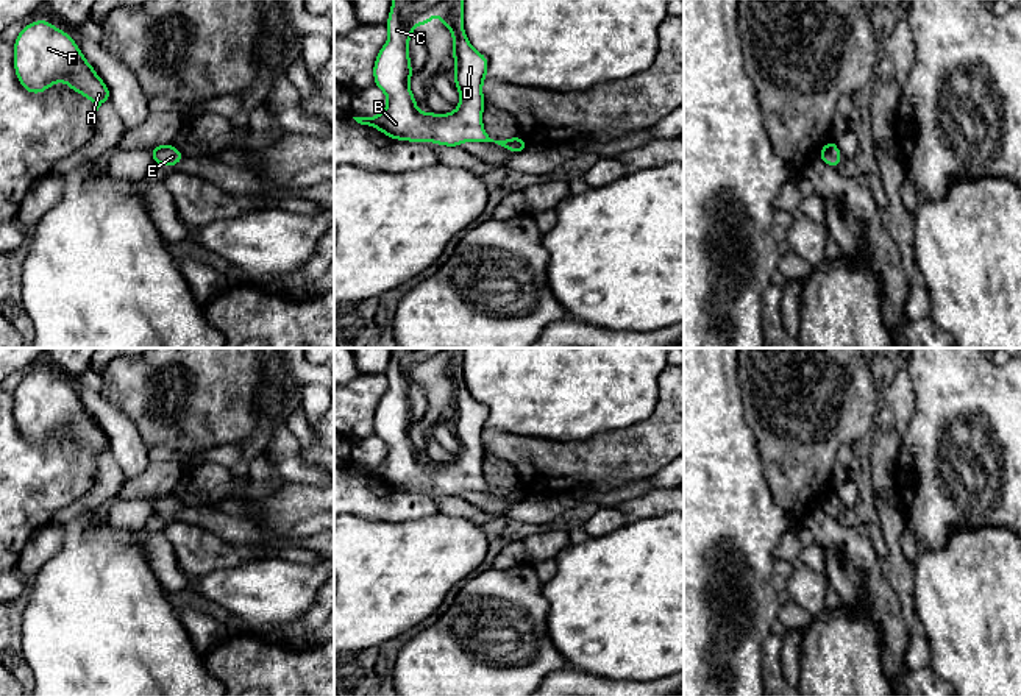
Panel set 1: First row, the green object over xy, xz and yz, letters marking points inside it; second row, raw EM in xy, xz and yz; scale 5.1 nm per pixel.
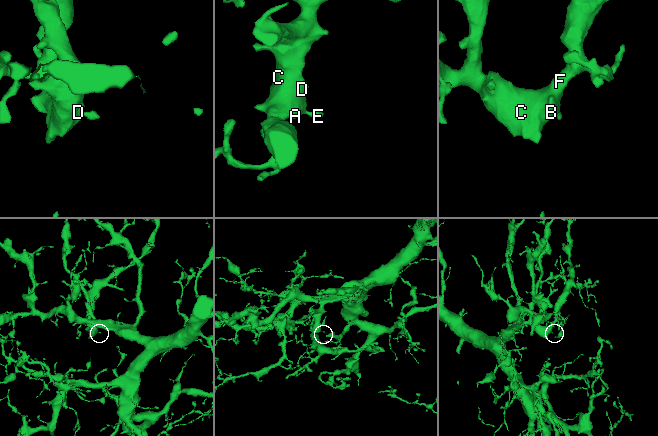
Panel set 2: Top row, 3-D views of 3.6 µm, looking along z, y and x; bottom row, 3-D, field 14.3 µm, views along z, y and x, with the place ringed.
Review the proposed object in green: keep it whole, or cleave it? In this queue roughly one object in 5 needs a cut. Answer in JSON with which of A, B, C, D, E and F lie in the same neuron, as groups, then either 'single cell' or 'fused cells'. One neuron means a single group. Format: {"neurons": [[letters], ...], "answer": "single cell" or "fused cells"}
{"neurons": [["A", "B", "C", "D", "E", "F"]], "answer": "single cell"}

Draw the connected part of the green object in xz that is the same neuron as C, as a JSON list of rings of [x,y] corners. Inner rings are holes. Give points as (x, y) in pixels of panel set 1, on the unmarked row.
[[[392,348],[386,371],[389,389],[381,396],[375,415],[375,435],[387,446],[387,456],[379,465],[353,467],[358,473],[373,476],[395,490],[423,492],[459,496],[462,492],[486,492],[512,502],[521,502],[529,495],[520,487],[493,488],[482,476],[482,432],[489,409],[475,399],[464,381],[464,348]],[[437,365],[453,382],[453,424],[461,449],[457,459],[448,463],[420,462],[409,437],[414,423],[409,407],[409,389],[415,375],[429,375]]]

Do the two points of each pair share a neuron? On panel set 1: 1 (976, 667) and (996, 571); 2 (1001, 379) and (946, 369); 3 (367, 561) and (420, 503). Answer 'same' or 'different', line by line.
1: same
2: same
3: different

